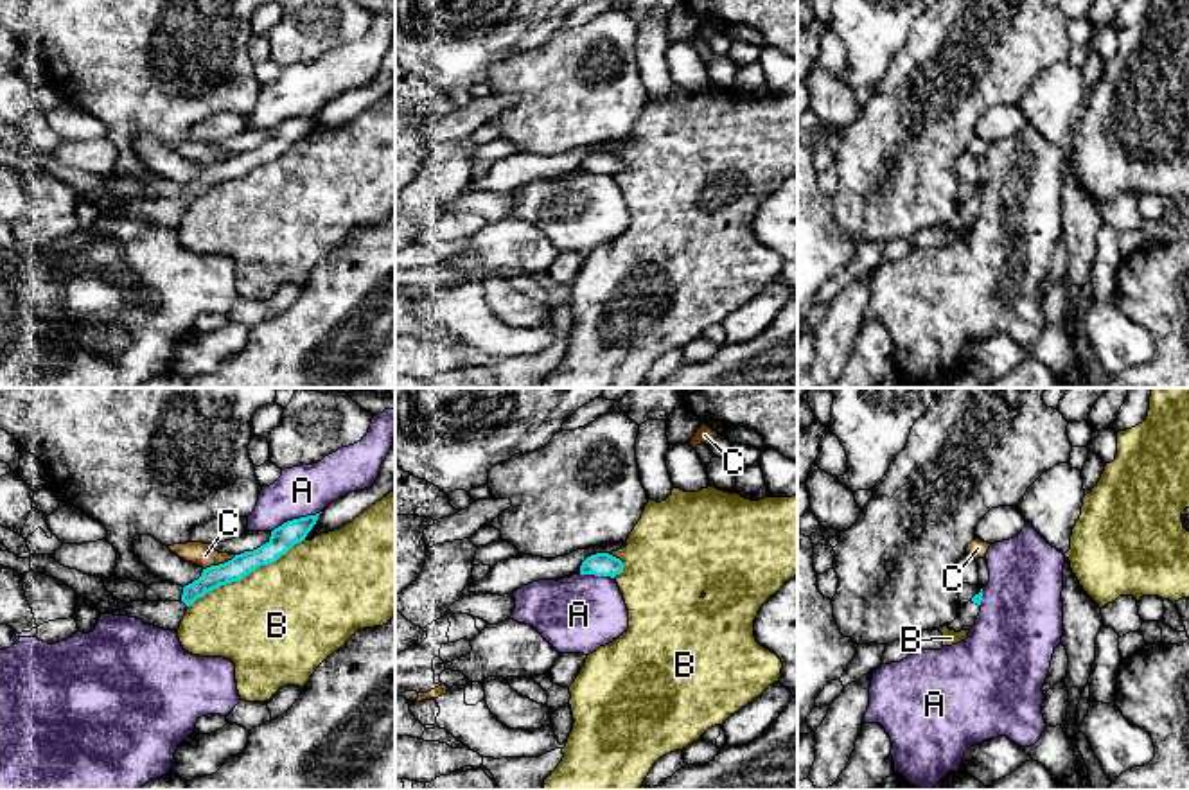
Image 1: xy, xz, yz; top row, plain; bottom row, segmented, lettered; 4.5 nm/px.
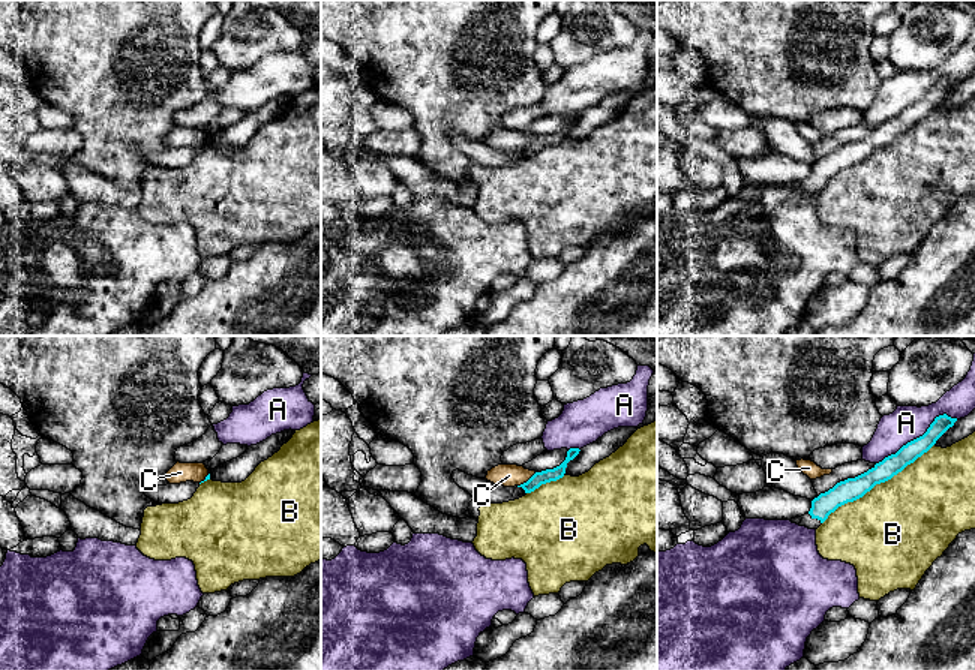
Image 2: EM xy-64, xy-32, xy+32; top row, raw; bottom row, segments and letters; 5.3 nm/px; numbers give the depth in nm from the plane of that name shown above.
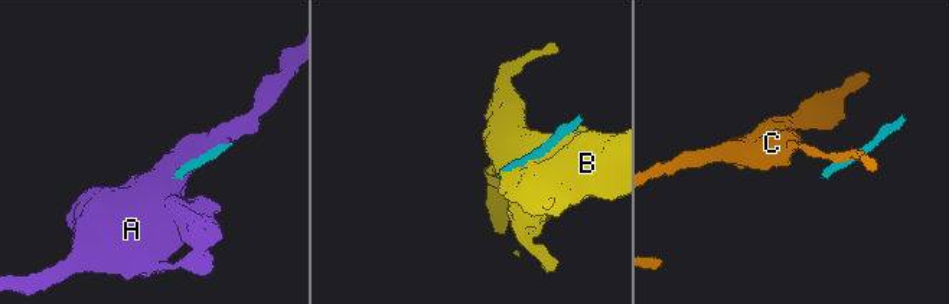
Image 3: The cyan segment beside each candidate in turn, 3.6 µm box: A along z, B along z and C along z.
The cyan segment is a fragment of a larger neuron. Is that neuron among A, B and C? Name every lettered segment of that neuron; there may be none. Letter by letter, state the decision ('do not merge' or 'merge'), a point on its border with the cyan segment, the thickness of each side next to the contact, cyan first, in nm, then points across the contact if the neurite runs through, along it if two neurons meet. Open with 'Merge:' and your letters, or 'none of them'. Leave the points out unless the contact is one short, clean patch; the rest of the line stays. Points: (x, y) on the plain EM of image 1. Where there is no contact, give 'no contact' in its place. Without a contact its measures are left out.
Merge: none of them
A: do not merge; meets cyan in xy at (295, 117); 110 nm thick on the cyan side, 220 nm on the other
B: do not merge; meets cyan in xy at (246, 173); 110 nm thick on the cyan side, 500 nm on the other
C: do not merge; meets cyan in xy at (220, 162); 100 nm thick on the cyan side, 110 nm on the other; border along xy (236, 153), (203, 167)

